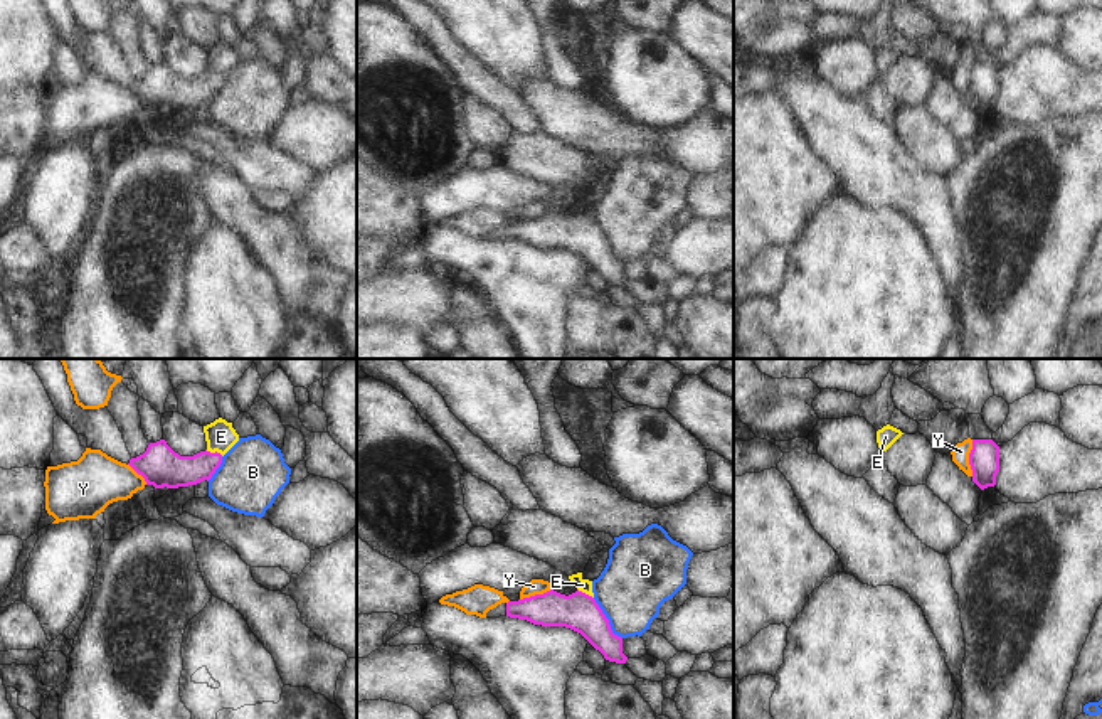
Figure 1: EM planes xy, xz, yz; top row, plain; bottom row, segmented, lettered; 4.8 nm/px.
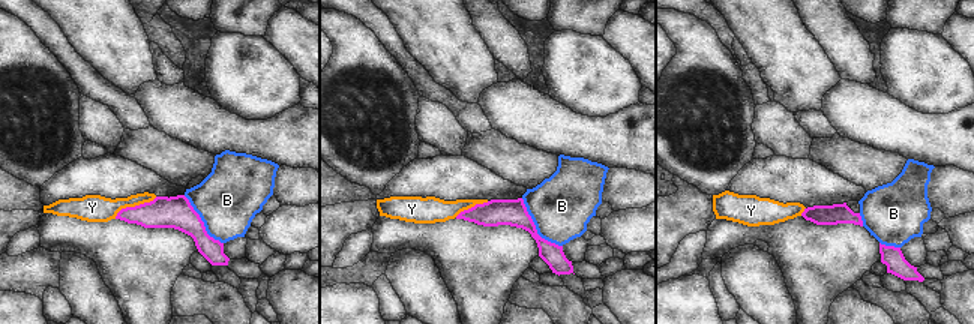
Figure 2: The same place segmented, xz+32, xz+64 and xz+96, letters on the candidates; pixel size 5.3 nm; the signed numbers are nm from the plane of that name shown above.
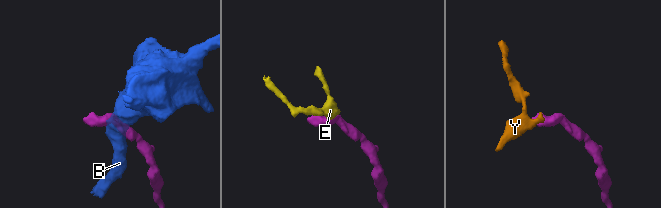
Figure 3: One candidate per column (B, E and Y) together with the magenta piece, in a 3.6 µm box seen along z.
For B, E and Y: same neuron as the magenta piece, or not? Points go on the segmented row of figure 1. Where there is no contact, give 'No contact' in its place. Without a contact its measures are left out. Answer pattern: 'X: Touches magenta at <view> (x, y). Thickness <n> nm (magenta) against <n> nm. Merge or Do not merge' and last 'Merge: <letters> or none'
B: Touches magenta at xz (608, 620). Thickness 190 nm (magenta) against 340 nm. Do not merge
E: Touches magenta at xy (216, 452). Thickness 180 nm (magenta) against 150 nm. Do not merge
Y: Touches magenta at yz (969, 458). Thickness 140 nm (magenta) against 80 nm. Do not merge
Merge: none.

